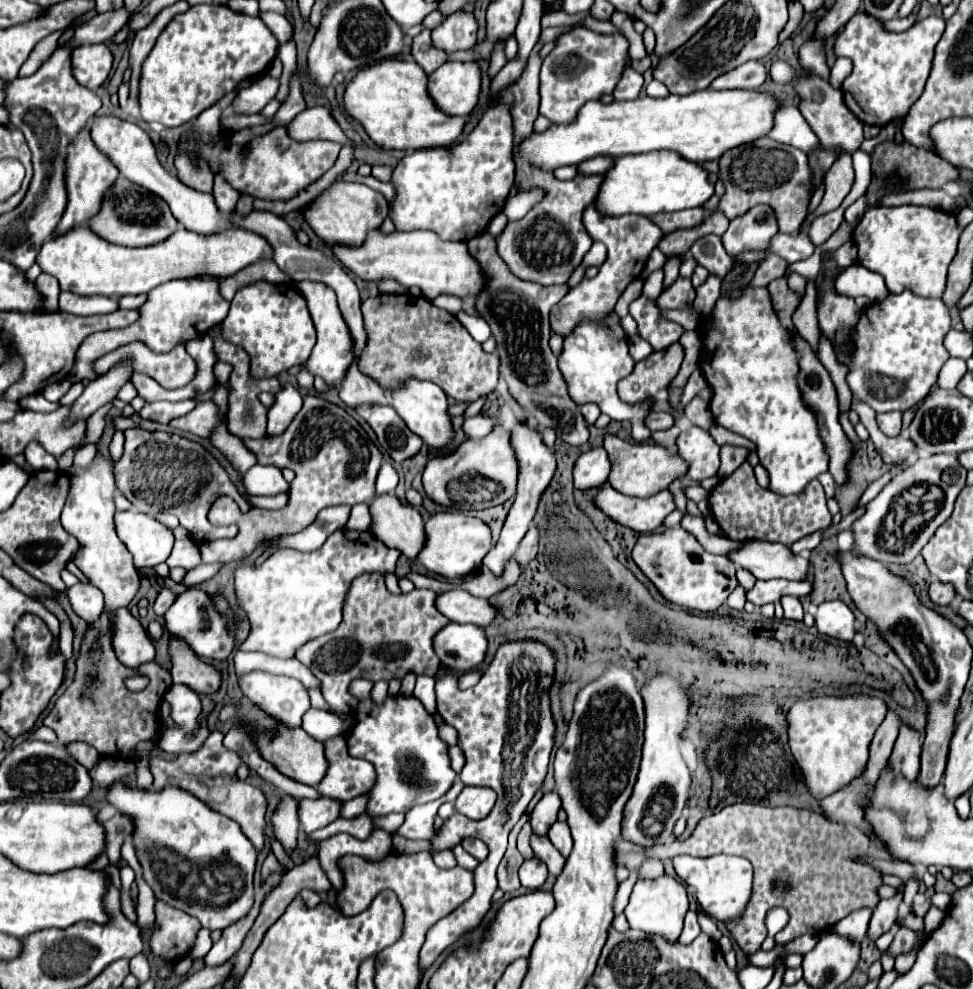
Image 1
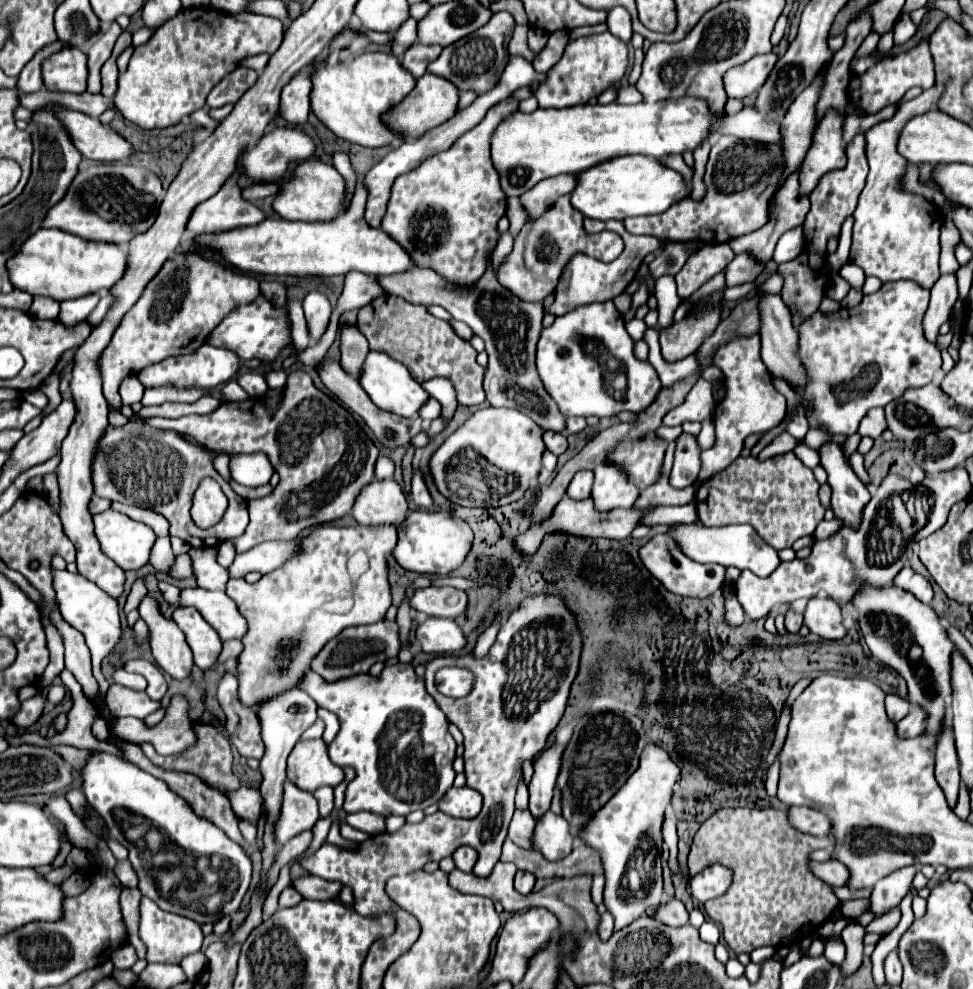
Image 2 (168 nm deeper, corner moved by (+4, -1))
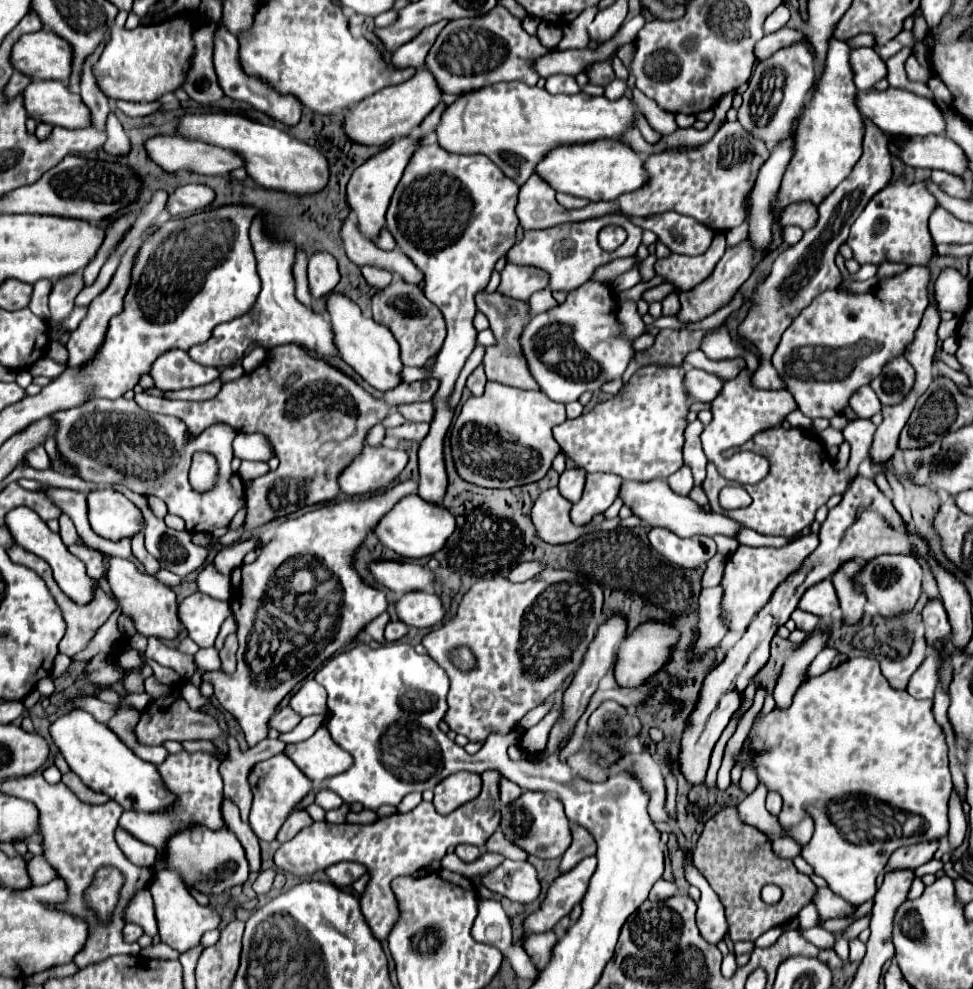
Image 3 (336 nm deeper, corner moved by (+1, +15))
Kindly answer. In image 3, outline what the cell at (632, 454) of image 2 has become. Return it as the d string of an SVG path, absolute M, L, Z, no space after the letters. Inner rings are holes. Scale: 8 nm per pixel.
M648 364L640 368L632 378L630 384L622 384L620 392L614 394L610 400L596 404L594 410L566 420L554 426L554 440L560 444L566 458L570 458L578 468L584 472L612 472L622 476L624 480L638 480L650 482L656 478L668 478L670 474L682 468L682 446L684 446L684 430L688 426L688 410L690 400L684 388L684 374L682 366L660 366Z

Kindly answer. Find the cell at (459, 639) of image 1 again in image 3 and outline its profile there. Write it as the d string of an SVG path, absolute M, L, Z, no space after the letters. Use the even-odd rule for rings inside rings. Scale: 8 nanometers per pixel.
M426 590L402 594L396 600L396 614L402 622L416 628L432 628L444 620L440 598Z

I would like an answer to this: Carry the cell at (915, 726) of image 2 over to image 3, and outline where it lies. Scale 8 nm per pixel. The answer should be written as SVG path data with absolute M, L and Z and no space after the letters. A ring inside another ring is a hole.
M932 652L926 656L920 668L910 676L906 692L914 698L934 698L934 688L938 684L938 670L940 670L940 660Z

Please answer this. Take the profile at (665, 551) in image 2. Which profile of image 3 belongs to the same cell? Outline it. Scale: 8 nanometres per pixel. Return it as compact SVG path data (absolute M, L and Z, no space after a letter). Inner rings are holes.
M652 528L648 538L654 550L658 550L668 562L682 568L698 568L716 554L716 544L708 536L680 538L666 528Z

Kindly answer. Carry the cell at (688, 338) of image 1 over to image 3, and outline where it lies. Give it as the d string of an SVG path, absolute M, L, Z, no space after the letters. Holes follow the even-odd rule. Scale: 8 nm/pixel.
M792 204L790 208L786 208L786 212L782 212L780 224L782 226L798 226L802 230L810 230L814 228L818 220L818 210L812 204Z

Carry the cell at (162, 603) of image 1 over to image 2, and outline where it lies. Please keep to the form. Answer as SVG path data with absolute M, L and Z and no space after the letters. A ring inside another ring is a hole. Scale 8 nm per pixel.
M161 580L161 582L159 582L159 590L161 590L161 594L163 594L163 598L165 598L167 604L173 604L173 606L179 604L179 594L181 594L181 590L179 590L177 586Z

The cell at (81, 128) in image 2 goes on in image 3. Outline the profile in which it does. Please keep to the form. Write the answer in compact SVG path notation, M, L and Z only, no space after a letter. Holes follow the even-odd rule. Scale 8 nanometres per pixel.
M58 80L30 82L22 92L24 110L36 122L46 122L62 128L82 128L86 124L86 104L74 96L66 84Z

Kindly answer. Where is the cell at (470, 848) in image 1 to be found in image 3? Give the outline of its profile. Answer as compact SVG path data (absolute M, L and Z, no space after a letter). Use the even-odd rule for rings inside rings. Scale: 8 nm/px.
M460 844L456 846L456 854L460 856L462 862L474 862L480 858L480 848L478 846L470 846L470 844Z

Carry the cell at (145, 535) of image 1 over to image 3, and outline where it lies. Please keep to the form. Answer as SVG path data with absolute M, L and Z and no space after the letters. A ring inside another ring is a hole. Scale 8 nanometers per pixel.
M98 488L88 492L88 522L92 530L108 540L134 536L144 528L142 512L118 490Z

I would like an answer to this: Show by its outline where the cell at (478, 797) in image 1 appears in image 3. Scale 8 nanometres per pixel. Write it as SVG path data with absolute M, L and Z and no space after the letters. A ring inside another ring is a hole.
M458 772L442 780L434 788L434 806L438 814L450 814L458 806L474 800L480 794L480 774Z

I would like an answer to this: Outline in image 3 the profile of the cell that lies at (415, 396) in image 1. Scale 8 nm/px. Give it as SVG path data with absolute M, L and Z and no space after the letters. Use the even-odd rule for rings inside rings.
M330 292L326 298L326 310L330 312L330 324L334 330L334 344L338 348L340 358L350 364L370 386L374 386L376 390L390 390L396 388L400 384L400 370L402 370L402 362L400 362L400 352L398 352L398 342L394 340L394 336L390 336L388 328L368 320L362 316L358 304L354 304L348 296L340 294L340 292Z

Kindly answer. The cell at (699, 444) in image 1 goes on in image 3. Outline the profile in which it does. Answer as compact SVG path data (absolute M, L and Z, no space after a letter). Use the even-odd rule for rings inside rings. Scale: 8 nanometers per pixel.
M688 466L680 468L680 470L678 470L676 474L672 474L666 482L668 482L668 486L670 486L676 494L680 494L680 496L688 496L690 490L694 488L692 474L690 474L690 468L688 468Z

